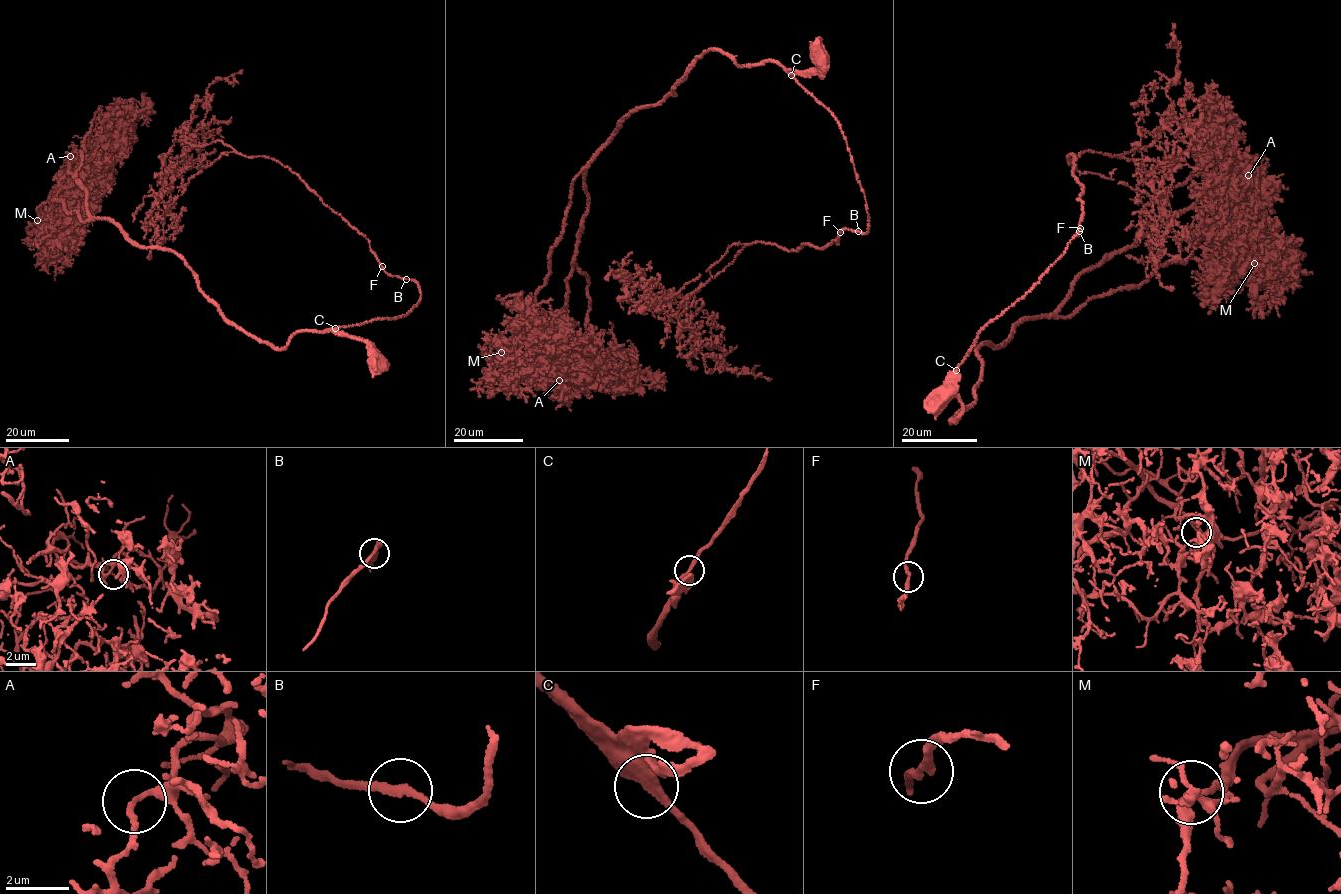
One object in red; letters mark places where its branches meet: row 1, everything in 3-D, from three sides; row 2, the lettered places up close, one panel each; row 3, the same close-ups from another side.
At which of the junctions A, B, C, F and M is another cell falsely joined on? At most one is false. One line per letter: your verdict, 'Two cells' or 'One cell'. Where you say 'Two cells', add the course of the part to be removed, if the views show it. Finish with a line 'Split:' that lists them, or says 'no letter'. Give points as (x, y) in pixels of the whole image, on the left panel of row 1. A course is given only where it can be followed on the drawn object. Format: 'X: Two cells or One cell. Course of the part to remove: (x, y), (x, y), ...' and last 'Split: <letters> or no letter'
A: One cell
B: One cell
C: One cell
F: One cell
M: One cell
Split: no letter

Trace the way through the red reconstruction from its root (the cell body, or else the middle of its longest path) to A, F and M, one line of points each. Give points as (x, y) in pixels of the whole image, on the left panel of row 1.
A: (379, 364), (332, 331), (281, 350), (244, 333), (176, 253), (91, 216), (72, 164), (59, 174), (69, 156)
F: (379, 364), (366, 342), (337, 330), (405, 316), (416, 305), (418, 284), (389, 275), (382, 266)
M: (379, 364), (332, 331), (281, 350), (244, 333), (176, 253), (91, 216), (71, 165), (37, 220)

